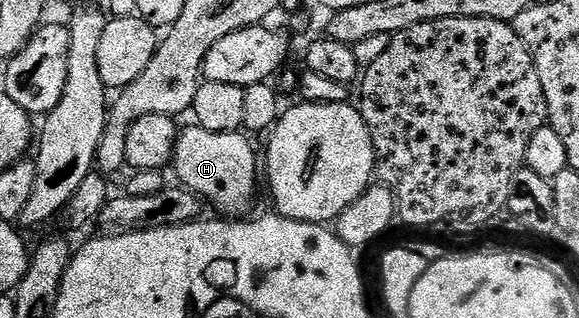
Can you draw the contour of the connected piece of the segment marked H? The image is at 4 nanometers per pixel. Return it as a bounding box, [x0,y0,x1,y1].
[171,124,259,216]

